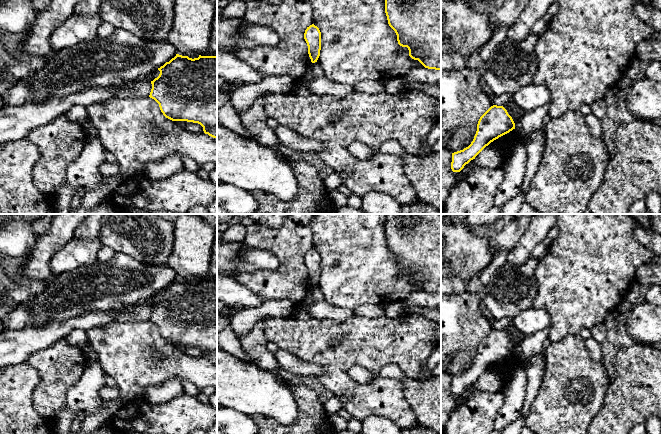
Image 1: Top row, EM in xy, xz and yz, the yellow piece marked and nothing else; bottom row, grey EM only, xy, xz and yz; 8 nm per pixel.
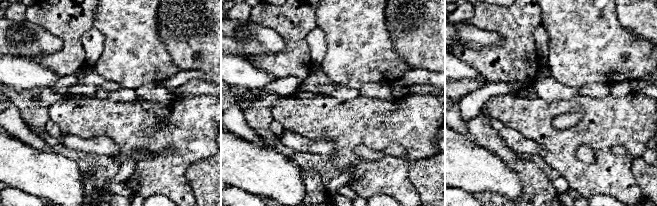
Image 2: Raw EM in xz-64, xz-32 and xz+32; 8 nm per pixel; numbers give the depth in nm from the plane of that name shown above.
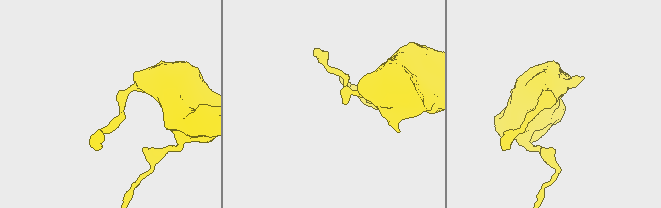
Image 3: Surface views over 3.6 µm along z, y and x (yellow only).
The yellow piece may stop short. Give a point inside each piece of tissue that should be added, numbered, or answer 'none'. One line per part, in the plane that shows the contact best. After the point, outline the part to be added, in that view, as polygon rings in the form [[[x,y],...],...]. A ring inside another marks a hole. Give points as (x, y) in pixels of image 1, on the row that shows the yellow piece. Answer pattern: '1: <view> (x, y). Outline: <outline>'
none

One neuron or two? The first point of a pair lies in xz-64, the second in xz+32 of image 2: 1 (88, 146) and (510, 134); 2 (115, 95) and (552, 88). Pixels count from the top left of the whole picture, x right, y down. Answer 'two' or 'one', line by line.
1: one
2: one

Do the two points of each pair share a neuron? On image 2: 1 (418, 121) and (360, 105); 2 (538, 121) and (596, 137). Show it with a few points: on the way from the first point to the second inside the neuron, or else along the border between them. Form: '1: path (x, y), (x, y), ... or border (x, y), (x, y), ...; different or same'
1: path (404, 121), (374, 119); same
2: path (552, 135), (554, 137), (582, 137); same

